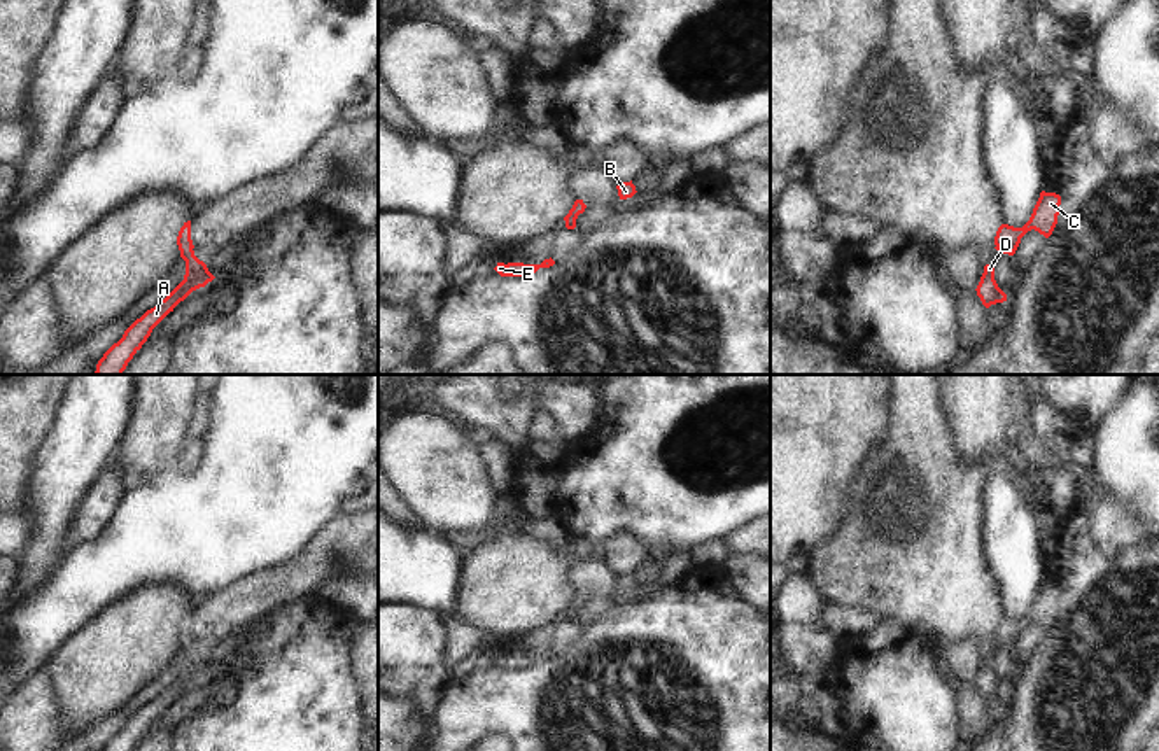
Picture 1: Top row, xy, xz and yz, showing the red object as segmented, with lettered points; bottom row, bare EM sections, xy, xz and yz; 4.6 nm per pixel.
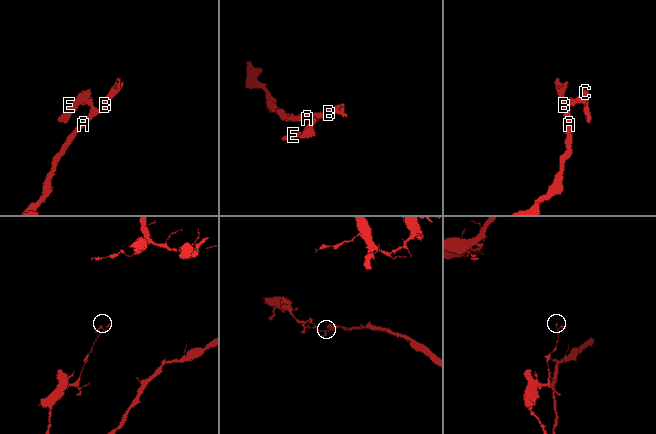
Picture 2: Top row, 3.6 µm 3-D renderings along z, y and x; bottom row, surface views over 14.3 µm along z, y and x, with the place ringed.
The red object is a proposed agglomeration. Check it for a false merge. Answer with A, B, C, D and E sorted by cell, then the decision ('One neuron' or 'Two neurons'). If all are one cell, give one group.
Groups: A B C D E. One neuron

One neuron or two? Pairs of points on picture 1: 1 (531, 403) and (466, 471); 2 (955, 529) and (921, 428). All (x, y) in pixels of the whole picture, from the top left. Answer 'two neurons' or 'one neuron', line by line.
1: two neurons
2: one neuron

